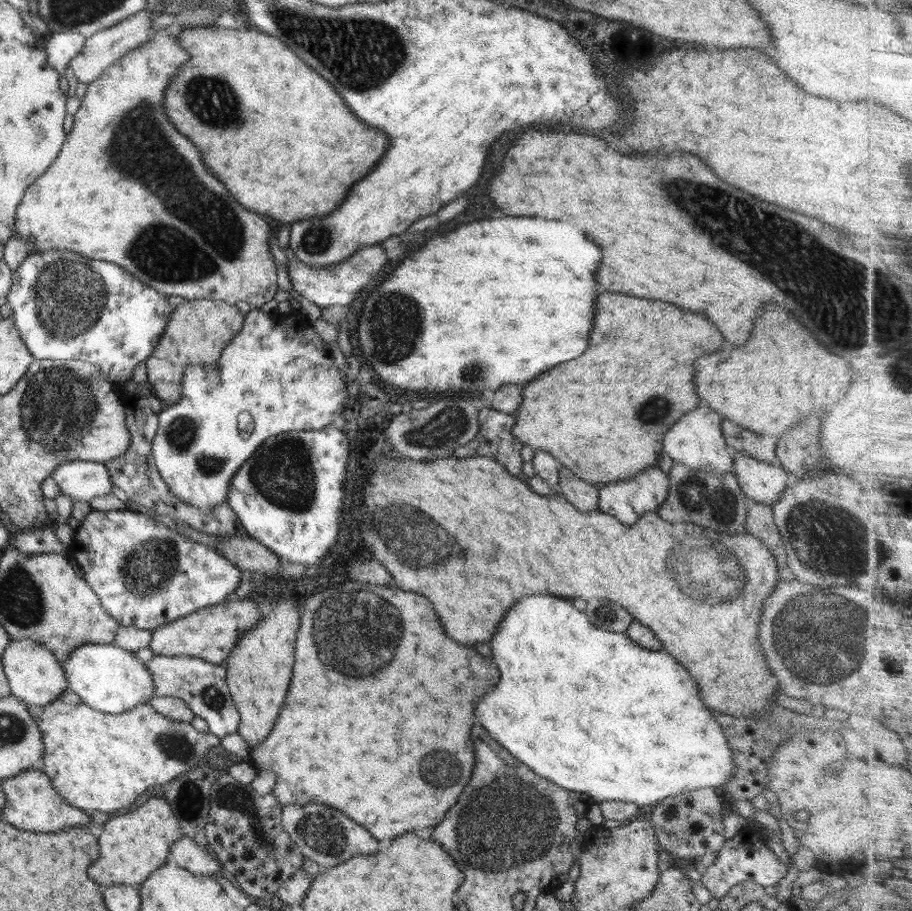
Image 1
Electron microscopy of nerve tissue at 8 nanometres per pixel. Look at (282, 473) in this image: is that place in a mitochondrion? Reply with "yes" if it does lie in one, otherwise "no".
yes

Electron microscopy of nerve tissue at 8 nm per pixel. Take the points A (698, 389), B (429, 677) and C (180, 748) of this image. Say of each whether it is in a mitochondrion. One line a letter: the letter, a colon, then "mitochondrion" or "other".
A: other
B: other
C: mitochondrion

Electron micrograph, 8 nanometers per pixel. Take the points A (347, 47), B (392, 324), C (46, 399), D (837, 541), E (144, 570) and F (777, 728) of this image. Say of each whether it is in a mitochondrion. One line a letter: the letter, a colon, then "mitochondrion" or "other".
A: mitochondrion
B: mitochondrion
C: mitochondrion
D: mitochondrion
E: mitochondrion
F: other

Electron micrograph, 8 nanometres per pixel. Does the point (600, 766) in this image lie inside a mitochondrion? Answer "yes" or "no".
no

